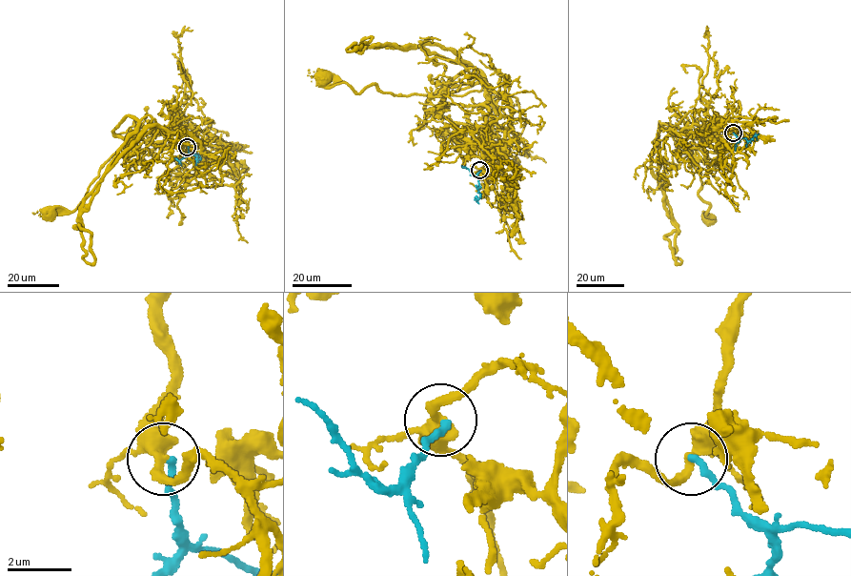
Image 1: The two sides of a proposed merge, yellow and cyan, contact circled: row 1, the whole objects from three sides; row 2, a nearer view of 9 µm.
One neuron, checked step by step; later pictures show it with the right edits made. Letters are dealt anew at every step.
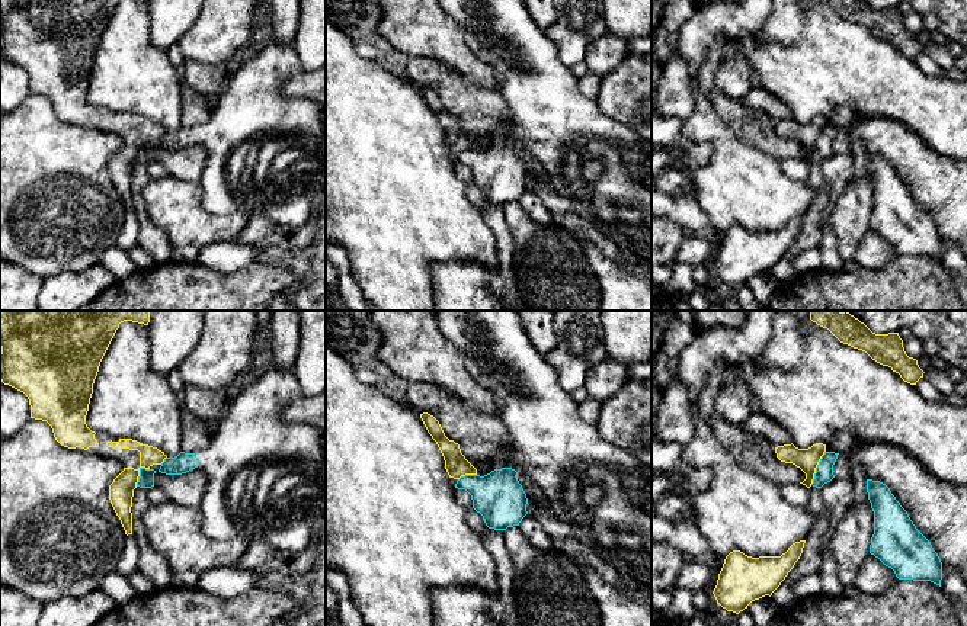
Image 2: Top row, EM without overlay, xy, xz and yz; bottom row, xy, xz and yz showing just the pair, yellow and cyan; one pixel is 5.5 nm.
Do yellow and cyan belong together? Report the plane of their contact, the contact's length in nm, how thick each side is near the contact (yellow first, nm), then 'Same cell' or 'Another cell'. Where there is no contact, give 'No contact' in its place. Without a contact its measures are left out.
Touches yellow in yz. Shared border 200 nm. Thickness 130 nm (yellow) against 100 nm. Another cell

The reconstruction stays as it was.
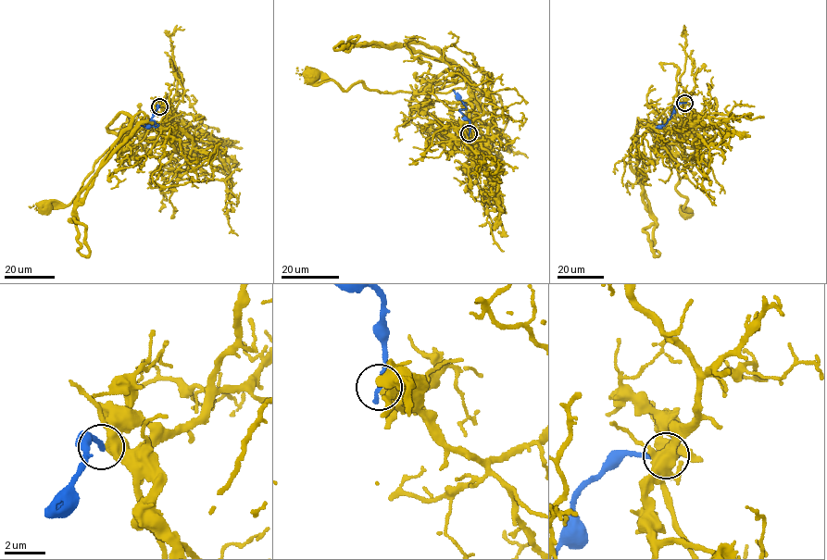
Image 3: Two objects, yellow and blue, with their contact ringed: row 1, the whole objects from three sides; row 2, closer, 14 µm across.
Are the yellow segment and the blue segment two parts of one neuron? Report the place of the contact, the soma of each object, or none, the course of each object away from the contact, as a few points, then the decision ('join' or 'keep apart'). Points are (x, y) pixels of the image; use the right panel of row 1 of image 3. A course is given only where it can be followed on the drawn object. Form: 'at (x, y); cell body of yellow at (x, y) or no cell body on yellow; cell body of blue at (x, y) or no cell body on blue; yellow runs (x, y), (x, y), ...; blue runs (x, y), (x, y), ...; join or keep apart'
at (684, 103); cell body of yellow at (684, 214); no cell body on blue; yellow runs (684, 103), (680, 119), (658, 129), (645, 125), (668, 142), (678, 167), (676, 190), (687, 200), (684, 214); blue runs (684, 103), (676, 105), (667, 123), (656, 128); keep apart

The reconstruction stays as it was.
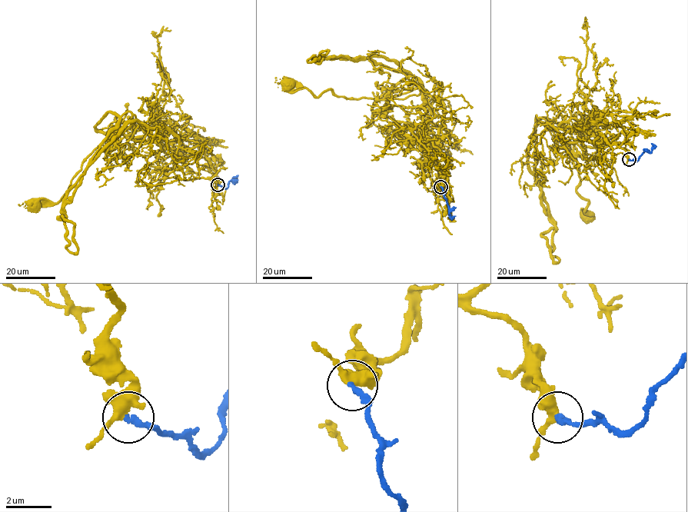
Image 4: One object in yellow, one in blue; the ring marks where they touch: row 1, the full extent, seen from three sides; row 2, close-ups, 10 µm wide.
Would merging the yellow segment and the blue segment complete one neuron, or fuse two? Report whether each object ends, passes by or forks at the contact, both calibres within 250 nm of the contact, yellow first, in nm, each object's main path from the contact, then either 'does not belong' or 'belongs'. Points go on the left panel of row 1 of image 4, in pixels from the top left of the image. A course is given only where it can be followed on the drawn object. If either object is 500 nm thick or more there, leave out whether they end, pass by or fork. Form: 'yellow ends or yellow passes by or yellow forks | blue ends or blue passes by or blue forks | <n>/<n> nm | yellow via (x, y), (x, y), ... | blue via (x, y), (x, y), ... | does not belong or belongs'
yellow forks | blue ends | 360/260 nm | yellow via (217, 184), (217, 172), (201, 153), (186, 157), (160, 148), (135, 121), (91, 153), (64, 197), (32, 206) | blue via (217, 184), (226, 188), (230, 181), (234, 182), (238, 174) | belongs

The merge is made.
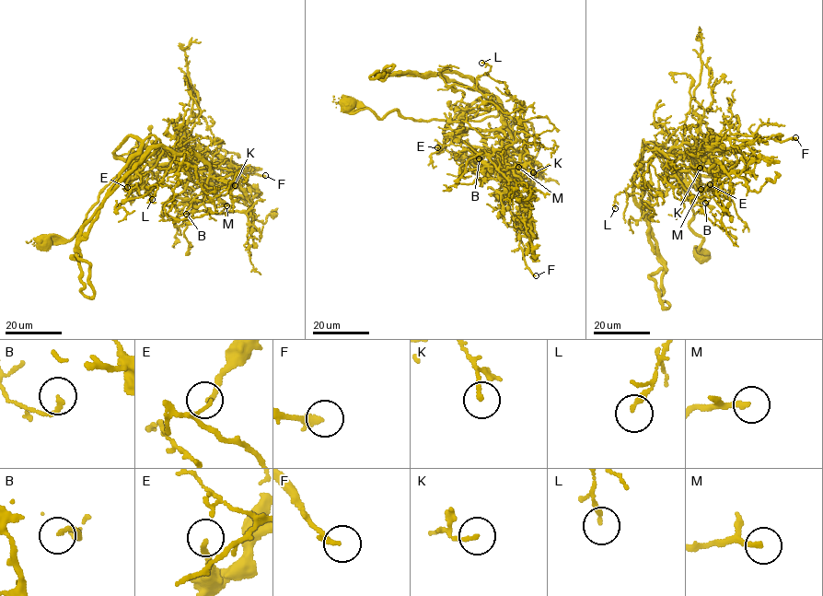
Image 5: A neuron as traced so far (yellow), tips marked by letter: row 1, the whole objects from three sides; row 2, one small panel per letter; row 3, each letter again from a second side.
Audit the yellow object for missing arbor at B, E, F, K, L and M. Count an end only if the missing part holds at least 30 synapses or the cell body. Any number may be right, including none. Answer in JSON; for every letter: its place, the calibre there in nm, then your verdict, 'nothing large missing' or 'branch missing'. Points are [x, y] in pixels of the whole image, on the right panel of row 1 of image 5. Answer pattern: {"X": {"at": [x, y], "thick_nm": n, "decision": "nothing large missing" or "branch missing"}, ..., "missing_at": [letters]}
{"B": {"at": [705, 203], "thick_nm": 180, "decision": "nothing large missing"}, "E": {"at": [710, 184], "thick_nm": 120, "decision": "nothing large missing"}, "F": {"at": [795, 137], "thick_nm": 220, "decision": "branch missing"}, "K": {"at": [700, 168], "thick_nm": 160, "decision": "nothing large missing"}, "L": {"at": [615, 208], "thick_nm": 200, "decision": "nothing large missing"}, "M": {"at": [701, 189], "thick_nm": 200, "decision": "branch missing"}, "missing_at": ["F", "M"]}

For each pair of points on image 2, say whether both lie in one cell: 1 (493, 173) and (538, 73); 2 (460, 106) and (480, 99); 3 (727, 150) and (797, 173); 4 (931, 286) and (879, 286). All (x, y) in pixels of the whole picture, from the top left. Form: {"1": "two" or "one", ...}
{"1": "one", "2": "one", "3": "two", "4": "one"}

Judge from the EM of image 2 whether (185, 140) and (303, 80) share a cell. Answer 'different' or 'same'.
different

